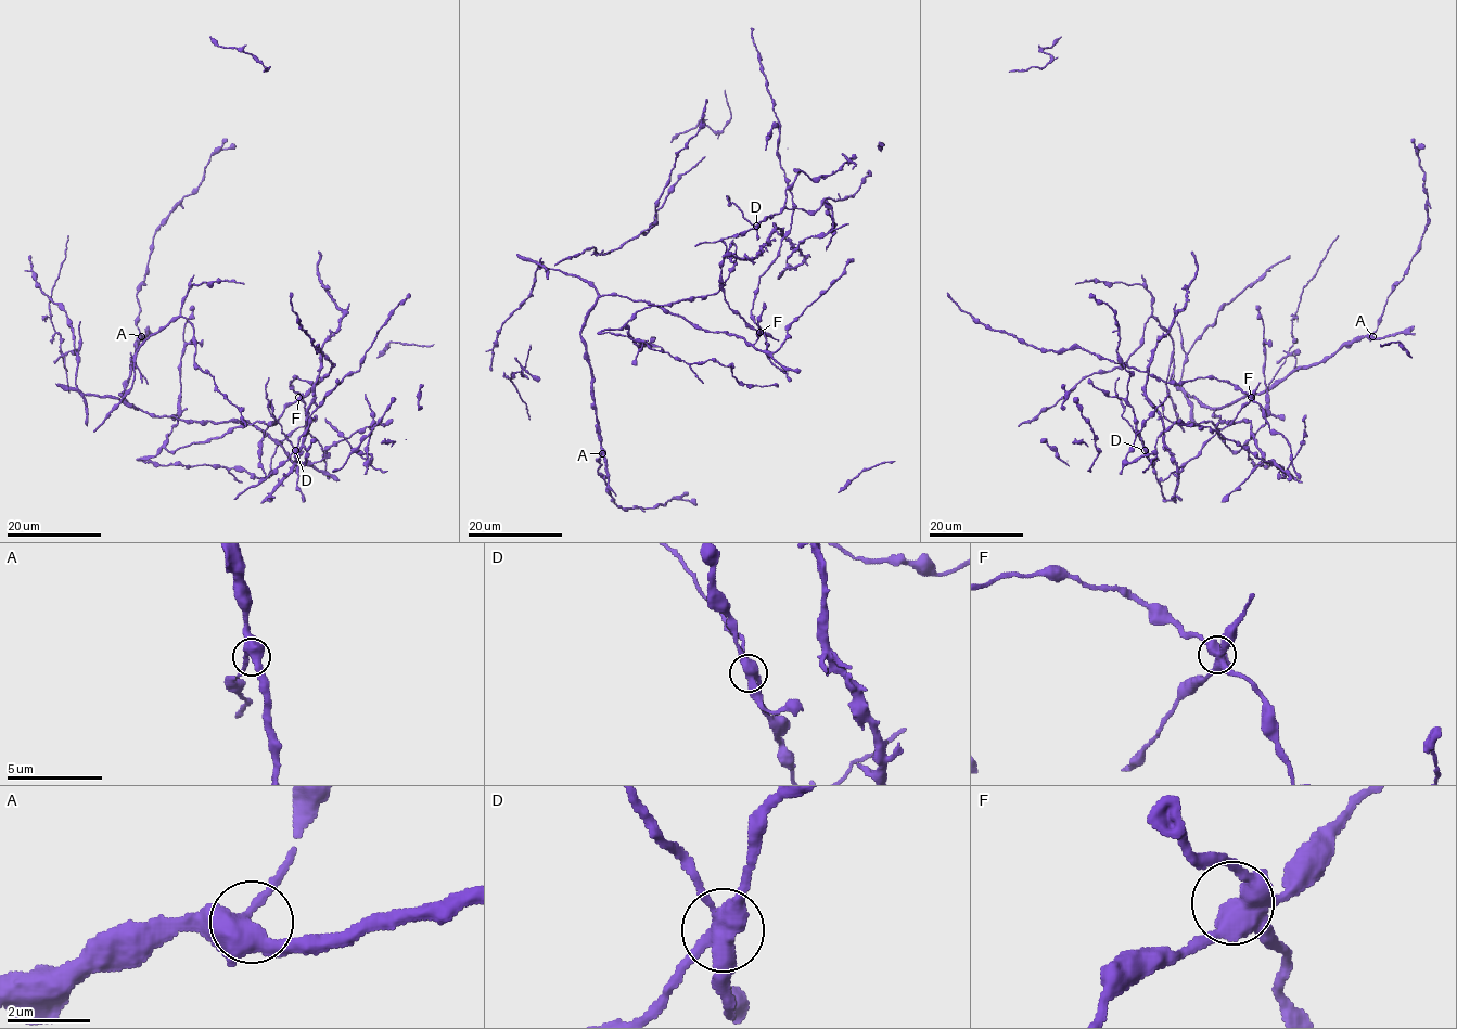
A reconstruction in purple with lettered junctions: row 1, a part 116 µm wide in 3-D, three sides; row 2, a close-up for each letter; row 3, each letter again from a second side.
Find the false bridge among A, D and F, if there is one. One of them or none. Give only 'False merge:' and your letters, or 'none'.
False merge: D

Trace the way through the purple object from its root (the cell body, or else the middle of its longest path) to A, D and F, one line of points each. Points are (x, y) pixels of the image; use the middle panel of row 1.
A: (732, 335), (699, 330), (682, 318), (644, 301), (602, 295), (580, 332), (591, 372), (591, 397), (602, 453)
D: (732, 335), (766, 350), (787, 373), (770, 361), (766, 337), (729, 307), (723, 288), (723, 240), (756, 226)
F: (732, 335), (740, 335), (755, 348), (766, 350), (785, 374), (770, 361), (766, 337), (759, 332)

